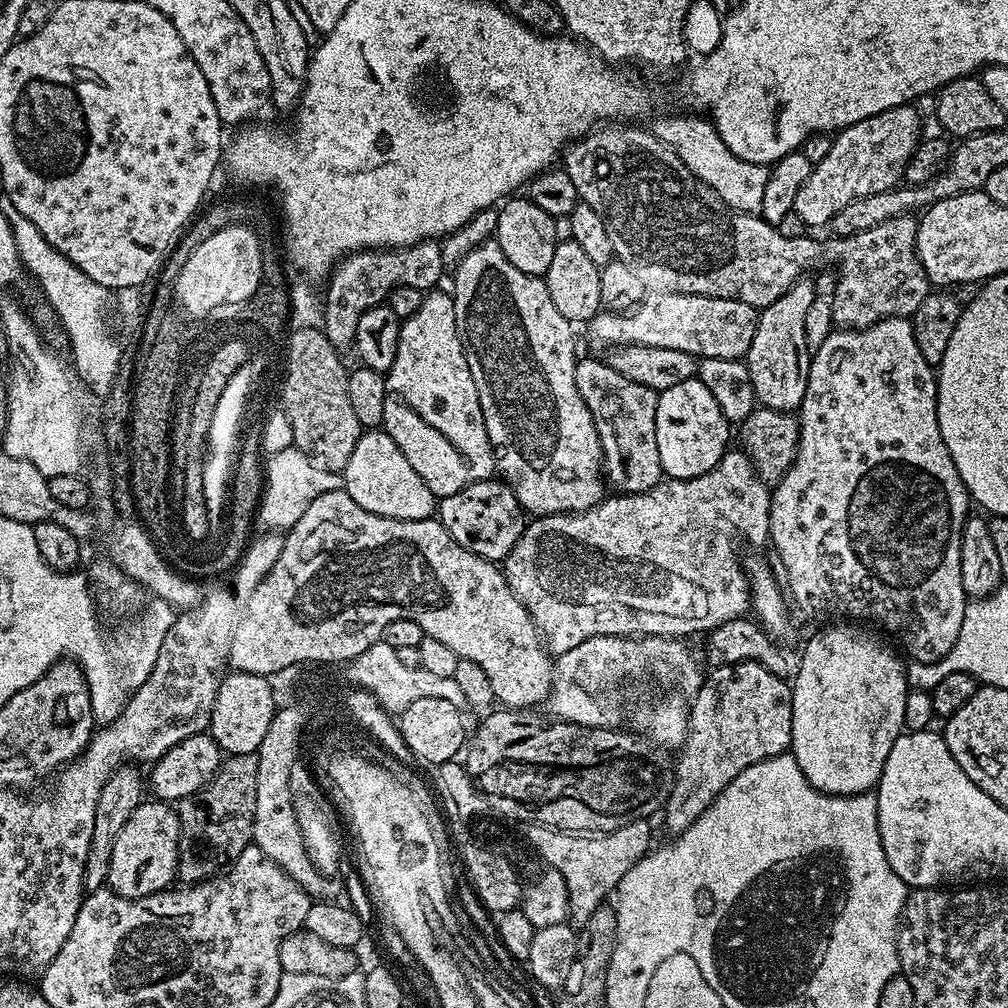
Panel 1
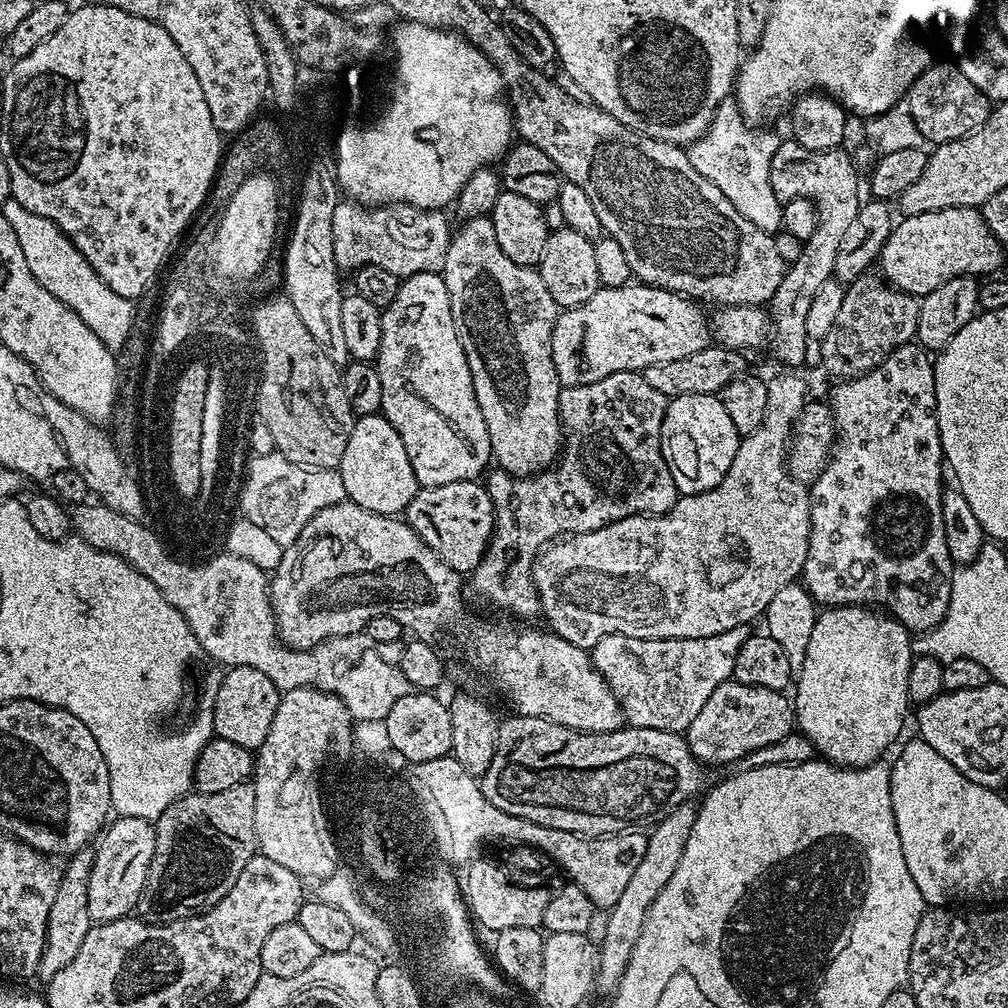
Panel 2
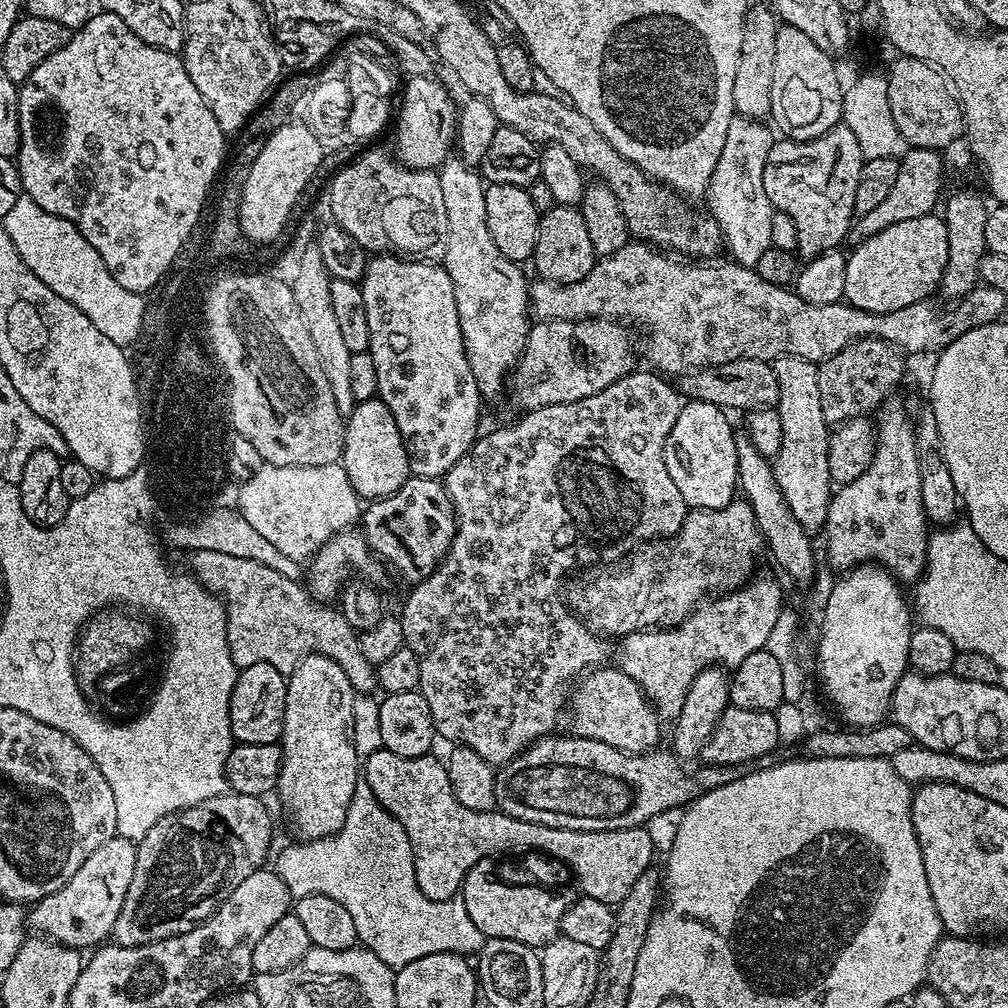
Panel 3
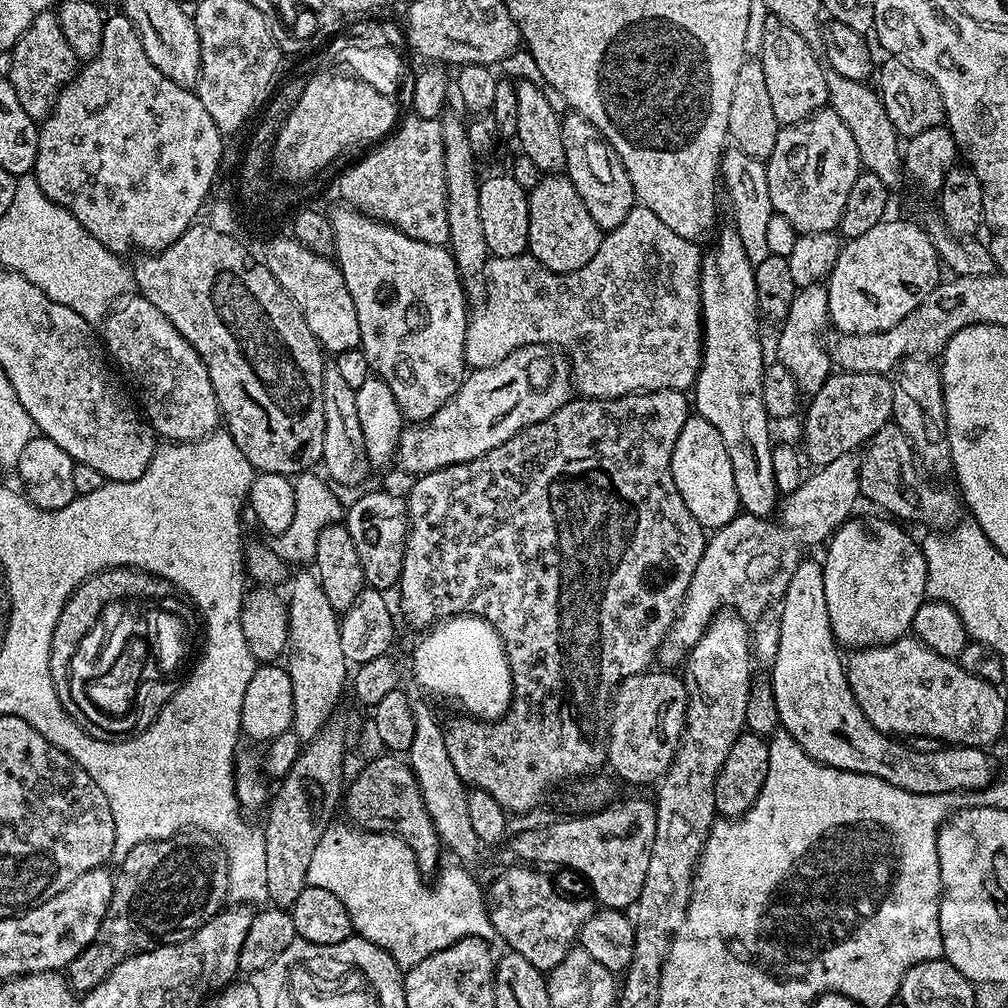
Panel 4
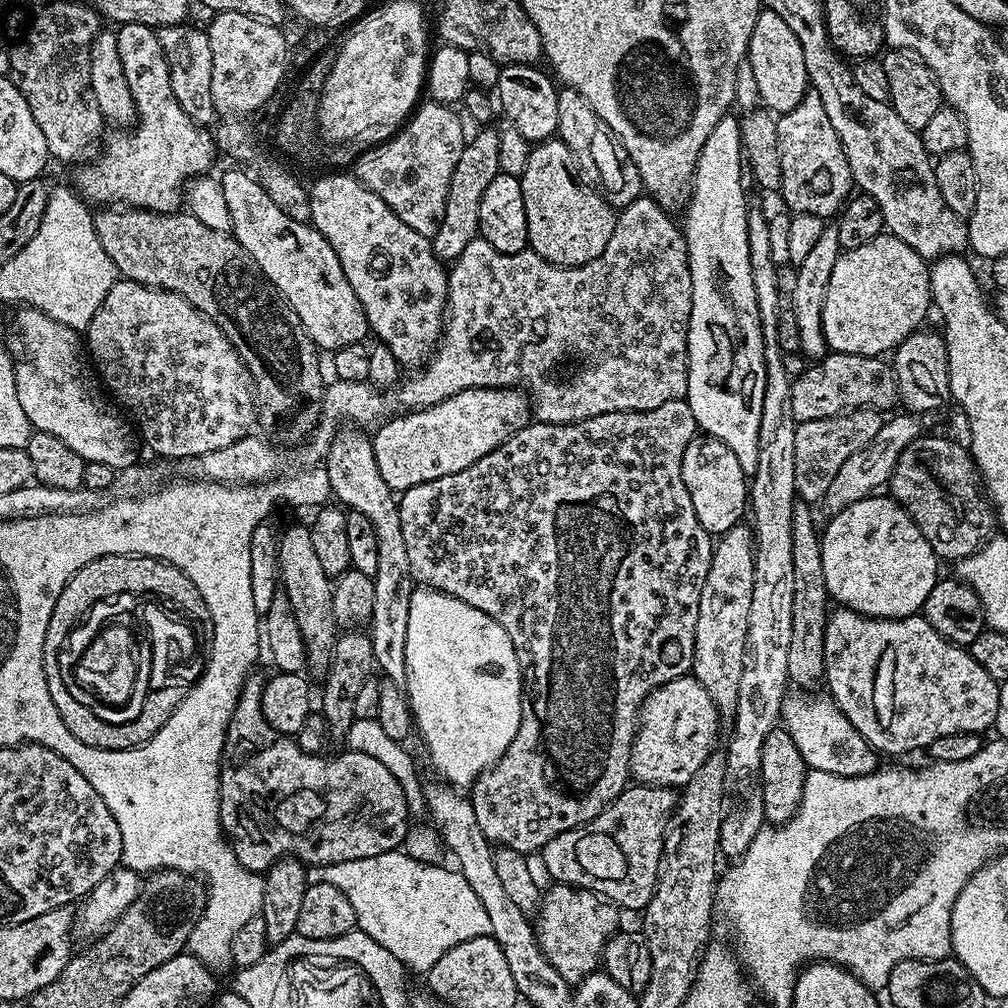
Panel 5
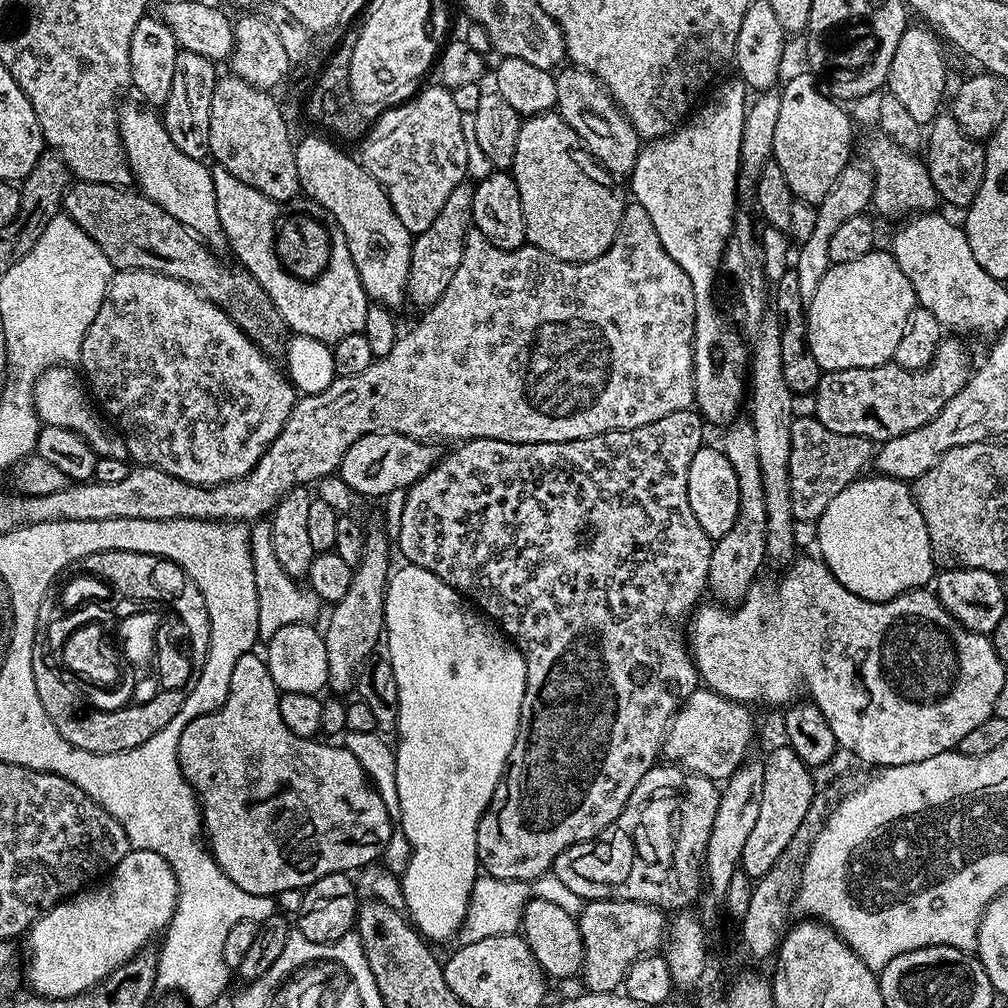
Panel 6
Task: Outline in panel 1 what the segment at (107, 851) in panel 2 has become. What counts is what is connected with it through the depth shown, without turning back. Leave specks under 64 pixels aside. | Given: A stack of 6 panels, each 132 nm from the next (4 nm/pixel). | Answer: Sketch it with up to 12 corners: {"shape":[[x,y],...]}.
{"shape":[[141,802],[110,854],[107,887],[122,898],[177,879],[180,819]]}

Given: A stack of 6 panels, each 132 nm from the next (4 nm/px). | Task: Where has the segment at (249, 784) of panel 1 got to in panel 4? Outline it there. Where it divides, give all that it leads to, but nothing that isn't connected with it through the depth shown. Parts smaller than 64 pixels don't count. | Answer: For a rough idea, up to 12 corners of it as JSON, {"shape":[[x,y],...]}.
{"shape":[[185,830],[134,846],[77,994],[185,940],[229,899],[228,853]]}

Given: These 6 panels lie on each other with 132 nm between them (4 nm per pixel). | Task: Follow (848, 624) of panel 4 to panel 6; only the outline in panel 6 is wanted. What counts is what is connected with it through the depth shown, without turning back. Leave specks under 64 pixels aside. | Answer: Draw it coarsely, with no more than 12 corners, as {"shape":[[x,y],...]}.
{"shape":[[861,475],[815,521],[858,598],[931,585],[938,565],[905,481]]}

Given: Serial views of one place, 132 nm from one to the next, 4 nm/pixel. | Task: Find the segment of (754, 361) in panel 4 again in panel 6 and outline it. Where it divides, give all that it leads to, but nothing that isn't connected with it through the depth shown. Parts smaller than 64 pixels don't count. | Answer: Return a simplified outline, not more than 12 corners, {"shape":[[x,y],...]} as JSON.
{"shape":[[740,78],[630,177],[694,286],[694,404],[741,415],[749,345],[712,297],[738,213]]}

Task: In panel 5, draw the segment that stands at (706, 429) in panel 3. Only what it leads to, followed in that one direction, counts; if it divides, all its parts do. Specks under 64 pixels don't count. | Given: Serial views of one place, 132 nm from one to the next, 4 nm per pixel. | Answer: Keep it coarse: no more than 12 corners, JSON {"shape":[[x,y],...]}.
{"shape":[[696,435],[682,482],[709,534],[741,523],[750,484],[730,446]]}

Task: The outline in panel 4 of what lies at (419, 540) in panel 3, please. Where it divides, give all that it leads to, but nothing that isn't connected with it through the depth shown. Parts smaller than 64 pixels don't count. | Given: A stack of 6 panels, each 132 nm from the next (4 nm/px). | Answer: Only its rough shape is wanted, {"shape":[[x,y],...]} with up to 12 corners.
{"shape":[[368,492],[346,508],[364,583],[395,589],[408,501]]}

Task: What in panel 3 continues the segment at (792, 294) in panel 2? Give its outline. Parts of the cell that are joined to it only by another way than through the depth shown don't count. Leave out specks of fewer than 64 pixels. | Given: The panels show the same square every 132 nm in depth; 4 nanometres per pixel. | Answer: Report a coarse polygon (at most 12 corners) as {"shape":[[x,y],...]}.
{"shape":[[852,130],[780,138],[773,209],[804,258],[841,247],[865,159]]}

